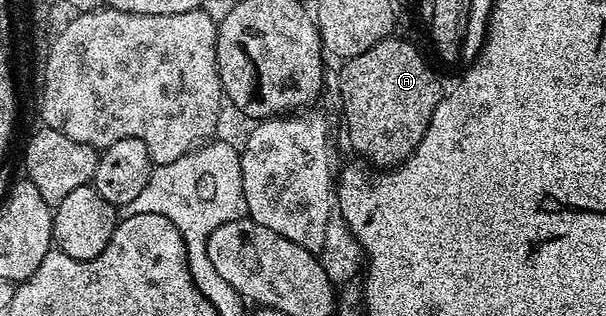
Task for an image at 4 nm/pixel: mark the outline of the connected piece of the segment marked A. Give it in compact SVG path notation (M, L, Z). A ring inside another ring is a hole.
M399 35L384 37L374 43L370 51L362 51L362 55L347 58L343 65L344 70L340 73L340 101L344 104L344 125L348 128L348 141L352 144L353 151L358 156L365 157L360 159L369 166L377 165L377 170L396 168L411 155L418 143L422 143L422 135L426 135L426 127L430 127L434 107L438 107L442 96L435 71L428 66L427 59Z

